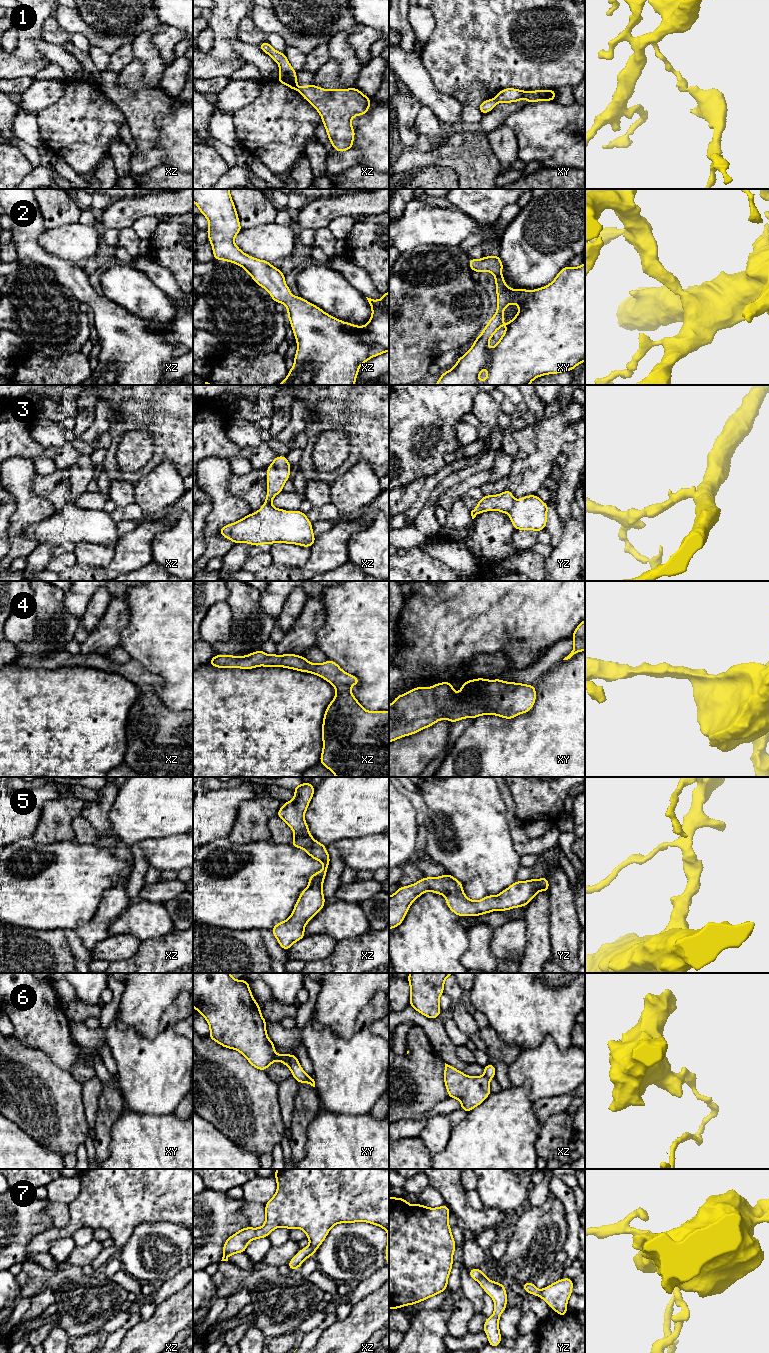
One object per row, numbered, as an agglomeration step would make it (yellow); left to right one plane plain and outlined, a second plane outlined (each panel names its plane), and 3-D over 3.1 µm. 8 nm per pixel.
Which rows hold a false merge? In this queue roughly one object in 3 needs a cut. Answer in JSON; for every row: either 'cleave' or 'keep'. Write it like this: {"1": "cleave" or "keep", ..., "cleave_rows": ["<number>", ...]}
{"1": "cleave", "2": "keep", "3": "keep", "4": "keep", "5": "keep", "6": "cleave", "7": "keep", "cleave_rows": ["1", "6"]}

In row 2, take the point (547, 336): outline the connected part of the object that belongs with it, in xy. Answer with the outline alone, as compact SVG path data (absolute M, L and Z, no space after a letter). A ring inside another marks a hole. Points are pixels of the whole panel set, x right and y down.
M497 254L482 259L470 258L469 267L471 271L489 271L494 275L498 301L496 314L490 318L472 347L458 358L452 369L442 373L435 385L529 385L543 375L573 371L578 364L585 361L585 262L580 267L565 266L550 284L535 290L509 288L502 276L503 262ZM510 304L517 304L519 311L506 324L506 331L498 343L488 349L490 339L504 324L504 309ZM484 368L488 369L487 377L483 382L479 382L478 377Z

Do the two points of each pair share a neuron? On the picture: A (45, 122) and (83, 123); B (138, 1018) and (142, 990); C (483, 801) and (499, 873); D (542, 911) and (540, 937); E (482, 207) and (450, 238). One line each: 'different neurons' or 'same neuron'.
A: same neuron
B: same neuron
C: same neuron
D: same neuron
E: different neurons

